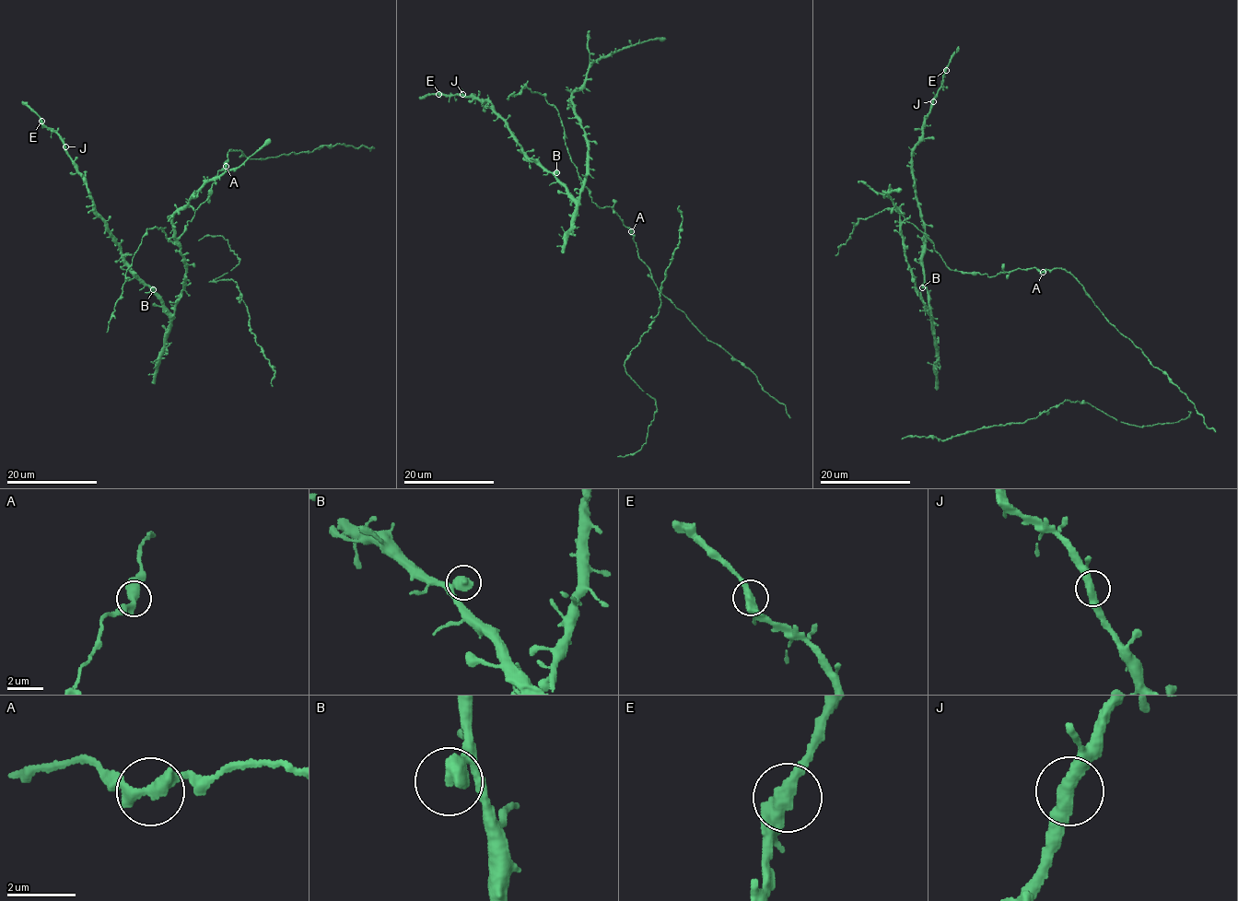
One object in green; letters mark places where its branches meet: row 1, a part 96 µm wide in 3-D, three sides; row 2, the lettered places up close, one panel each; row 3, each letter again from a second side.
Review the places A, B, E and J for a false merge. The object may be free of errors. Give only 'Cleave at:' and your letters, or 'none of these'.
Cleave at: none of these

